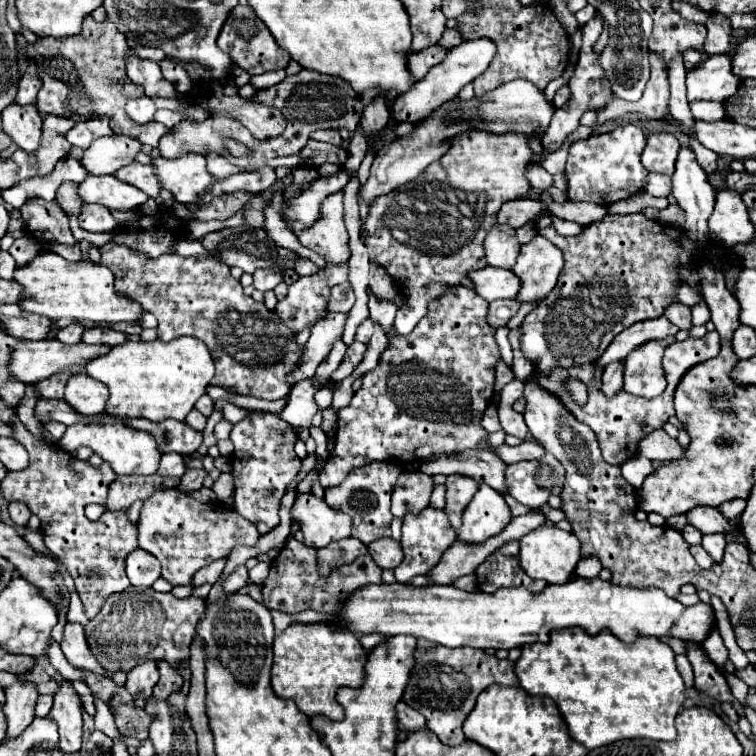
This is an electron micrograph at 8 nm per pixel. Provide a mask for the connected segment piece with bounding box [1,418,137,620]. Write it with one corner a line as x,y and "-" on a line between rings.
17,418
9,426
15,430
13,438
27,448
31,460
27,470
7,472
1,482
3,498
7,502
25,502
29,510
39,516
47,550
51,550
73,576
85,606
85,616
93,620
111,594
123,592
131,584
125,574
125,556
137,548
137,526
127,518
127,510
105,510
97,522
91,522
85,516
87,504
95,502
105,506
107,486
117,474
107,462
91,466
89,462
35,438

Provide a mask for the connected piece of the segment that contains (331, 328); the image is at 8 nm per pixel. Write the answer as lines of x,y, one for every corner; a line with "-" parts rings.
329,312
311,326
311,336
305,344
301,364
291,374
291,382
299,382
315,374
315,368
331,352
335,340
341,338
345,322
347,322
347,312

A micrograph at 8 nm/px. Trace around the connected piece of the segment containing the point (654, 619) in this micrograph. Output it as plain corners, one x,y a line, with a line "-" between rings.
575,578
567,584
547,586
539,594
531,594
523,588
501,588
495,594
465,592
455,586
409,586
397,582
397,606
395,606
395,582
393,584
367,584
349,594
341,608
333,612
333,620
327,620
333,630
347,630
355,636
365,634
407,634
413,638
425,638
443,646
471,646
471,648
515,648
523,644
547,642
549,630
561,630
567,626
583,626
589,634
597,634
607,628
613,630
623,642
633,642
637,636
673,636
687,642
701,644
715,626
715,614
709,604
683,606
669,598
661,590
629,590
611,586
601,578

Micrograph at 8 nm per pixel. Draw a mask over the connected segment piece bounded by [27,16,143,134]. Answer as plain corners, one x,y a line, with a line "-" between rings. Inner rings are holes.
87,16
83,20
83,30
77,36
65,36
65,38
39,38
39,42
35,46
29,46
27,56
35,60
35,64
39,66
39,76
43,80
43,88
39,90
37,96
37,110
41,114
75,114
71,118
75,118
77,122
81,120
89,120
91,118
91,96
95,96
95,112
103,114
111,118
113,124
113,132
121,132
121,134
137,134
141,132
139,128
143,128
141,124
133,122
127,112
125,112
125,104
127,100
139,98
143,96
143,90
139,90
137,86
131,86
131,82
127,82
127,72
125,72
125,64
127,64
127,40
123,38
123,34
119,34
119,30
115,30
115,26
111,26
111,22
95,22
91,16

